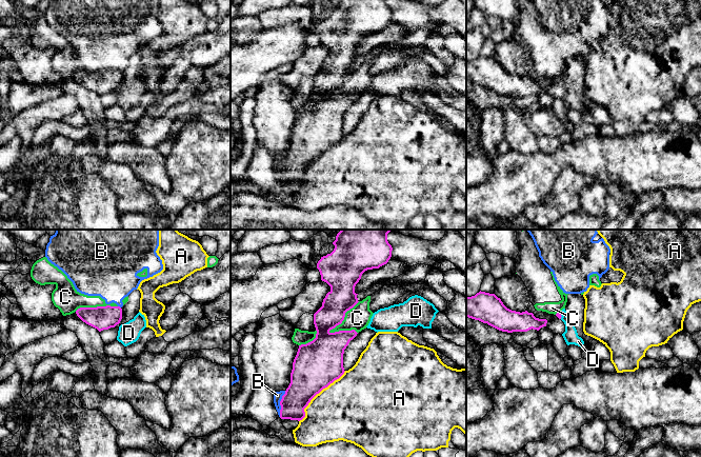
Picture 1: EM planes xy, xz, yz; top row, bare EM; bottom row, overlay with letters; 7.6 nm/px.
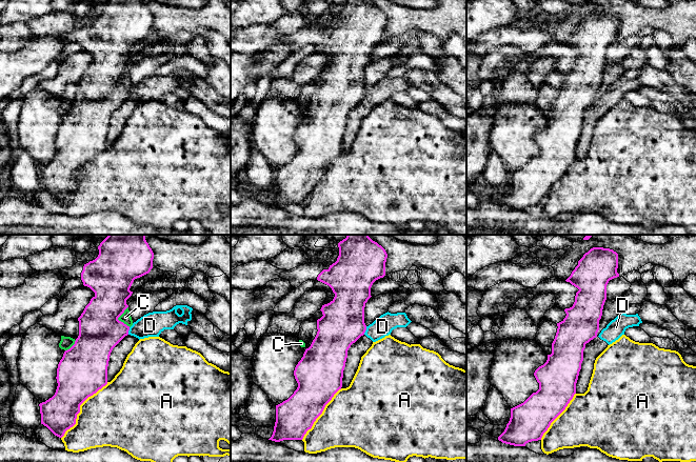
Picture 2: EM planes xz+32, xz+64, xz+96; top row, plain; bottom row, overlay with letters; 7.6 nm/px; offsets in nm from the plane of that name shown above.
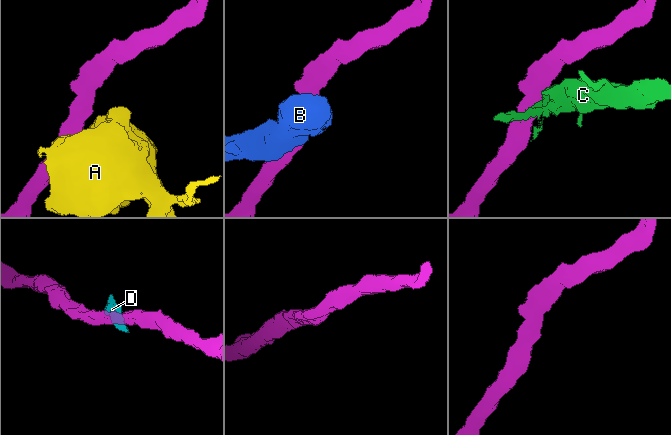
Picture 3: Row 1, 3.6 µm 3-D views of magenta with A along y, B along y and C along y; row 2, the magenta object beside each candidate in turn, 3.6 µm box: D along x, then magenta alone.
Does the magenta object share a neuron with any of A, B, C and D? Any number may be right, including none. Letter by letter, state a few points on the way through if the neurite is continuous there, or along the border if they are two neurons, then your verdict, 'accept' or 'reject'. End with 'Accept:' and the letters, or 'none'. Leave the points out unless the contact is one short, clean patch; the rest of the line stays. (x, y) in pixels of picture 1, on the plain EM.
A: reject
B: reject
C: reject
D: along yz (559, 76), (561, 82) | reject
Accept: none

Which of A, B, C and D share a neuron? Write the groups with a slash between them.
A / B C / D

